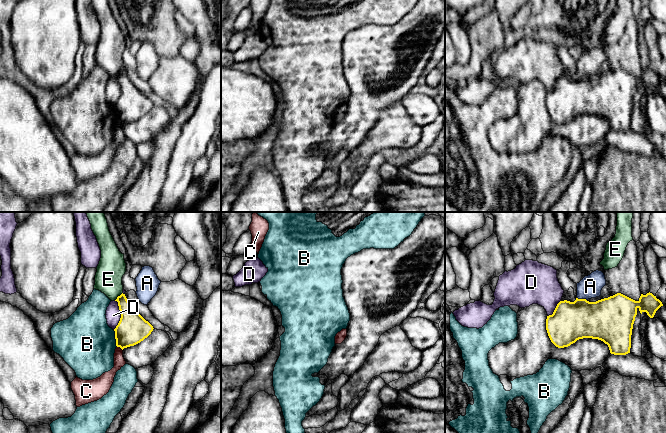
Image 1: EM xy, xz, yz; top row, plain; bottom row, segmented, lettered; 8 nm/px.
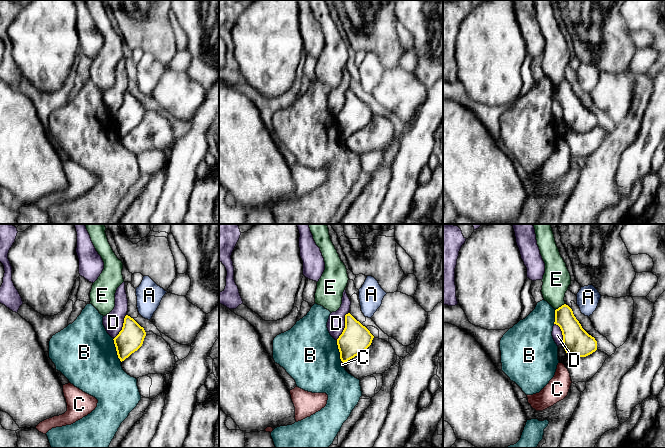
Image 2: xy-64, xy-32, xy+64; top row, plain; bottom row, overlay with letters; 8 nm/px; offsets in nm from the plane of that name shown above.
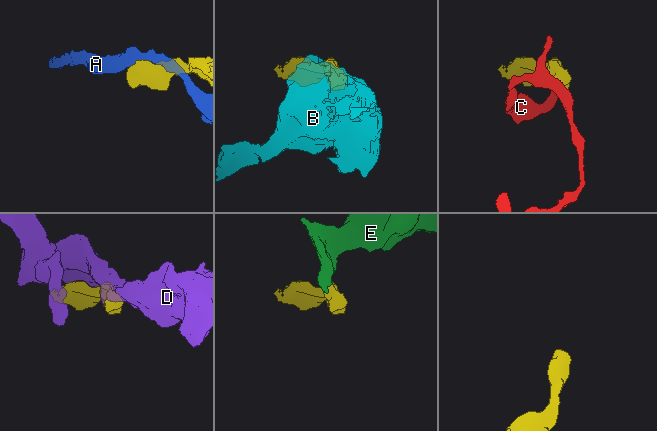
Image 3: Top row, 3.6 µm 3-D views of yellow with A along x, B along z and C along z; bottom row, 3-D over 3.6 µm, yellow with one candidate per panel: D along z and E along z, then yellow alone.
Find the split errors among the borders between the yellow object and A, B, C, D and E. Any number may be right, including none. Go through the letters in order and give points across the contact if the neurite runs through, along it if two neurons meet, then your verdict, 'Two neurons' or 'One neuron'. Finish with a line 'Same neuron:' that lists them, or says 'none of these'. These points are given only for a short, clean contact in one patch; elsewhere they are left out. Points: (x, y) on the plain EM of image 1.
A: Two neurons
B: Two neurons
C: Boundary: xy (117, 122), (122, 126). Two neurons
D: Two neurons
E: Boundary: xy (122, 68), (115, 76). Two neurons
Same neuron: none of these

